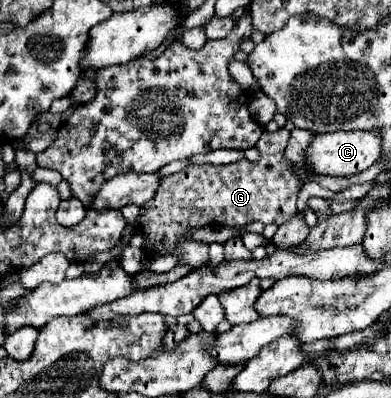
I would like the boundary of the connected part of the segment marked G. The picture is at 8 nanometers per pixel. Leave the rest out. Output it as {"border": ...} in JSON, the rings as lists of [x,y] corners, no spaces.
{"border":[[[278,129],[276,133],[264,131],[260,141],[256,143],[256,149],[260,153],[258,161],[240,159],[240,161],[228,163],[228,165],[190,165],[180,173],[162,177],[156,197],[152,201],[148,201],[148,205],[142,207],[142,221],[144,221],[142,233],[148,239],[146,251],[154,251],[156,255],[176,255],[182,249],[180,263],[188,263],[188,265],[192,265],[192,269],[198,269],[200,265],[204,265],[209,260],[208,246],[201,246],[195,241],[188,241],[182,247],[176,245],[176,239],[182,233],[186,233],[190,227],[206,227],[206,225],[234,225],[236,227],[236,225],[246,225],[252,221],[260,221],[264,225],[268,225],[268,223],[282,225],[288,219],[292,219],[298,211],[296,195],[300,191],[300,181],[292,175],[290,163],[282,155],[288,139],[290,139],[290,131],[286,131],[286,129]]]}

